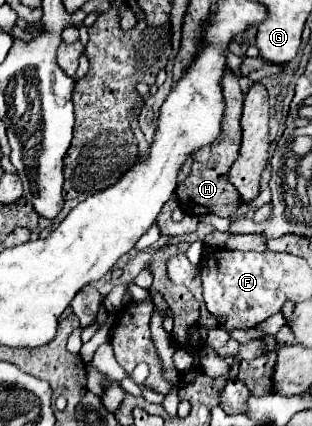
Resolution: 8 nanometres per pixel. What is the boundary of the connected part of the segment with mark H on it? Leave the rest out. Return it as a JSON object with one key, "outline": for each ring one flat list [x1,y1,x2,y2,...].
{"outline":[[225,67,225,77,221,79,221,89,225,95,225,119,223,119,223,127,221,127,221,137,217,137,217,141,213,141,213,145,209,145,205,149,197,149,197,153,193,153,193,165,191,165,193,173,189,173,185,183,177,187,179,205,189,215,215,213,219,217,233,217,237,213,239,193,229,183,227,173,229,173,231,163,239,155,239,145,241,145,239,119,241,119,241,109,243,109,243,93,237,85,235,73,229,67]]}

